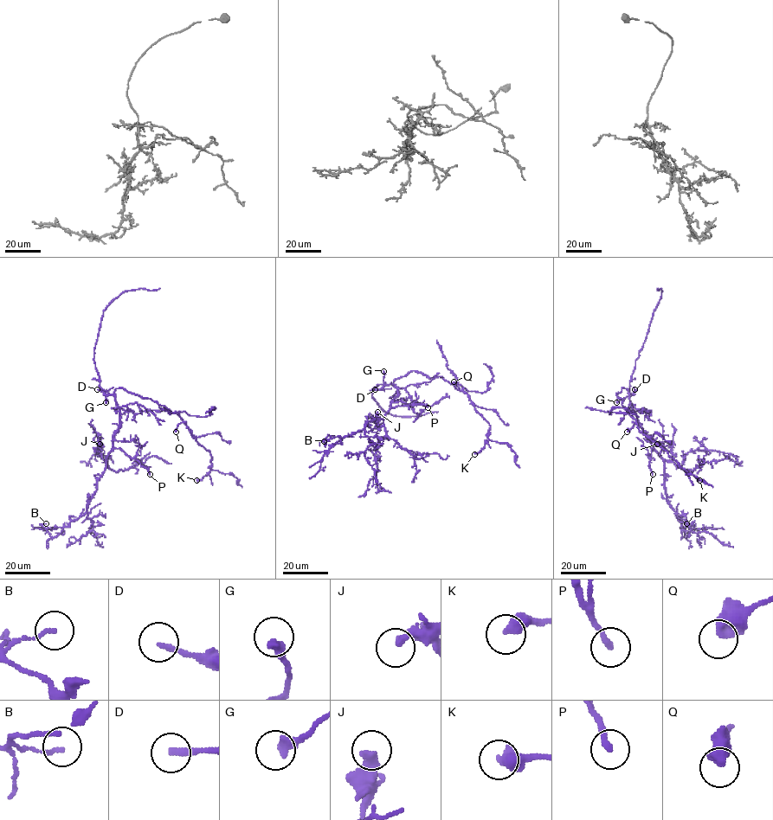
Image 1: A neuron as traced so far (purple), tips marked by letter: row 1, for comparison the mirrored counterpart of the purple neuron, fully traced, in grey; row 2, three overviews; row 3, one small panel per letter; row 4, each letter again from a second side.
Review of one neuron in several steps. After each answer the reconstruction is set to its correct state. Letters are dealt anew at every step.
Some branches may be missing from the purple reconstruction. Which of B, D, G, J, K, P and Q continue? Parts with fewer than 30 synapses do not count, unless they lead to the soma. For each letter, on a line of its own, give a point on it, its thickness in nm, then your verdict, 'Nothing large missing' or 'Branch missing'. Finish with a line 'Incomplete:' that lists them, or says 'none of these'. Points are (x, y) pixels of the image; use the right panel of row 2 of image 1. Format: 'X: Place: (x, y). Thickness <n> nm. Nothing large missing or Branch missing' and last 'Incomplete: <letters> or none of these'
B: Place: (686, 523). Thickness 120 nm. Nothing large missing
D: Place: (634, 389). Thickness 200 nm. Branch missing
G: Place: (616, 402). Thickness 400 nm. Branch missing
J: Place: (657, 444). Thickness 380 nm. Nothing large missing
K: Place: (699, 480). Thickness 500 nm. Nothing large missing
P: Place: (653, 474). Thickness 220 nm. Nothing large missing
Q: Place: (627, 432). Thickness 600 nm. Nothing large missing
Incomplete: D, G

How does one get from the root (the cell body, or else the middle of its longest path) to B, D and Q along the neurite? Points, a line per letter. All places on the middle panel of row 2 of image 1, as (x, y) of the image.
B: (392, 383), (397, 395), (383, 419), (370, 420), (363, 429), (343, 438), (319, 440), (324, 441)
D: (392, 383), (375, 389)
Q: (392, 383), (416, 371), (429, 378), (442, 377), (451, 384), (455, 383), (460, 391), (454, 381)

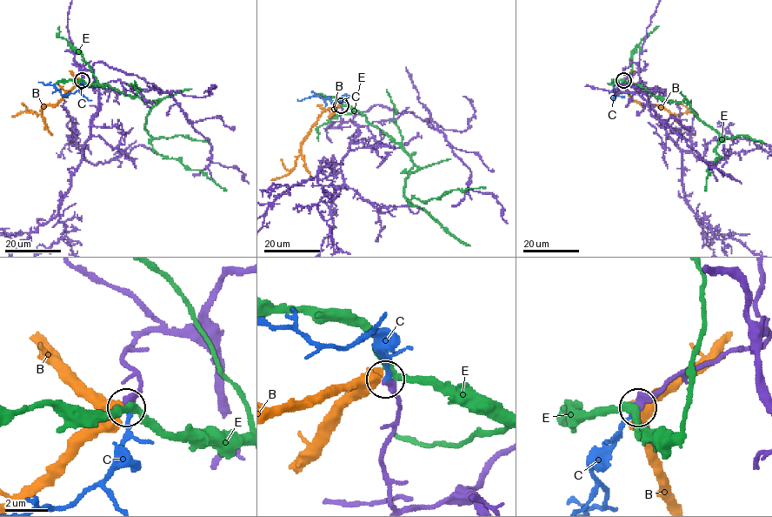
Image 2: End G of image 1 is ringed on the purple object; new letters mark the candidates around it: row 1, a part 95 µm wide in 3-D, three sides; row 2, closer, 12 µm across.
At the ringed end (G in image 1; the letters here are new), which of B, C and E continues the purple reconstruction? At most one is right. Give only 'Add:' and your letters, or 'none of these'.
Add: C

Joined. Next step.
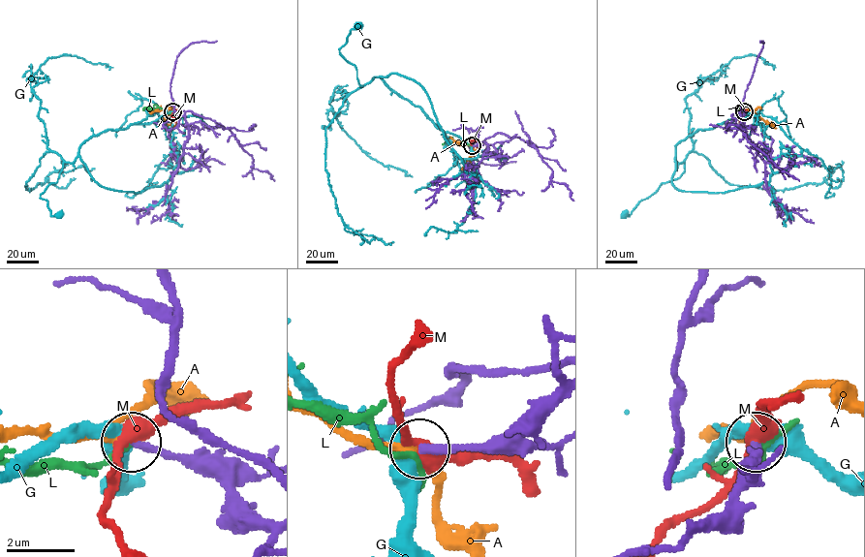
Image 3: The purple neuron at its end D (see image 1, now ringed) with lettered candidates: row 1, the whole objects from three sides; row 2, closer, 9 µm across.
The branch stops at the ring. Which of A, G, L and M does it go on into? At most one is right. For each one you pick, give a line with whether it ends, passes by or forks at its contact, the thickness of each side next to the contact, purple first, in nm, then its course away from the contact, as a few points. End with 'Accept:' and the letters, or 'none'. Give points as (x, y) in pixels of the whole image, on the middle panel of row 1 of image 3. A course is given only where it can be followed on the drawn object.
A: it passes by; 200 nm thick on the purple side, 180 nm on the other; it runs (472, 146), (474, 151), (464, 170), (466, 173), (476, 172)
Accept: A

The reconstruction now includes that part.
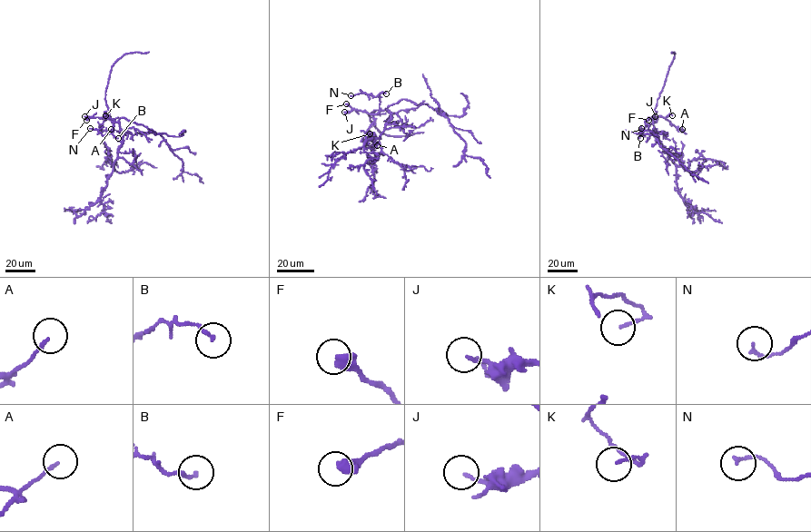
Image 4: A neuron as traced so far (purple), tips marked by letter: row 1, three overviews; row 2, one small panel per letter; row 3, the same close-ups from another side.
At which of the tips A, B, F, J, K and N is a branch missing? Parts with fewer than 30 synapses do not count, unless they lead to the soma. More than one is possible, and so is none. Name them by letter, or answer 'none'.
none

